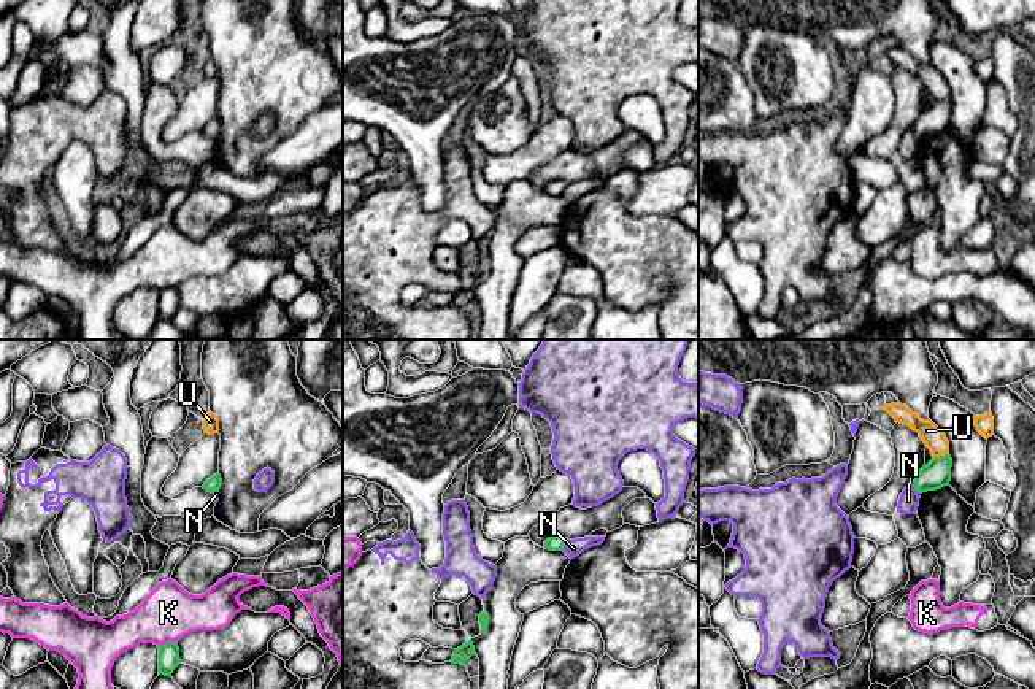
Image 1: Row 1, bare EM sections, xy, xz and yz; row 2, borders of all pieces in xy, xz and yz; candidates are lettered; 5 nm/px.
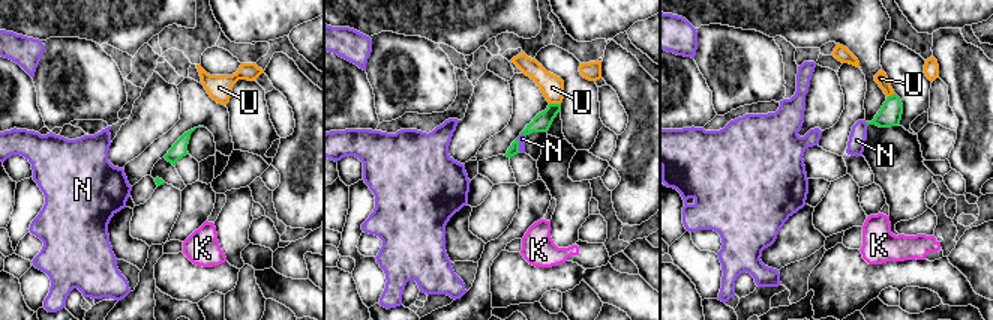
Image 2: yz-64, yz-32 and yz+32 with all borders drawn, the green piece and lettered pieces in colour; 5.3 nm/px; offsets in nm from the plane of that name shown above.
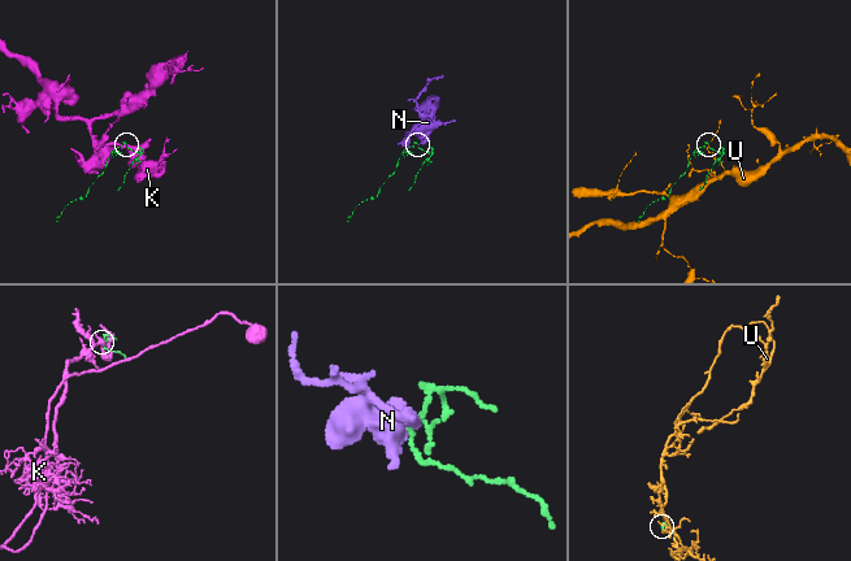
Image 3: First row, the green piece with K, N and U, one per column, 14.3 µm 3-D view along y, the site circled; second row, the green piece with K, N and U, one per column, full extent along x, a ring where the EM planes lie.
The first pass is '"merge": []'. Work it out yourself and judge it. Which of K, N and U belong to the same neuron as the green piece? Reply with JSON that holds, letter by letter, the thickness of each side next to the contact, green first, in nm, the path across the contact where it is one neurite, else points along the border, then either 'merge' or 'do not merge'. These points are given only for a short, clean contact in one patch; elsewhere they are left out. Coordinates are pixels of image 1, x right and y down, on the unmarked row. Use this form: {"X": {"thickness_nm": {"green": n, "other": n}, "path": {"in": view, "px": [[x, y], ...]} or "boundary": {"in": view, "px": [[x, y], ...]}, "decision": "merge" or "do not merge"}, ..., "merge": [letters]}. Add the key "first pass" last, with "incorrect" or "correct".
{"K": {"thickness_nm": {"green": 110, "other": 280}, "decision": "do not merge"}, "N": {"thickness_nm": {"green": 140, "other": 100}, "boundary": {"in": "yz", "px": [[911, 127], [919, 137]]}, "decision": "do not merge"}, "U": {"thickness_nm": {"green": 140, "other": 110}, "decision": "do not merge"}, "merge": [], "first pass": "correct"}

